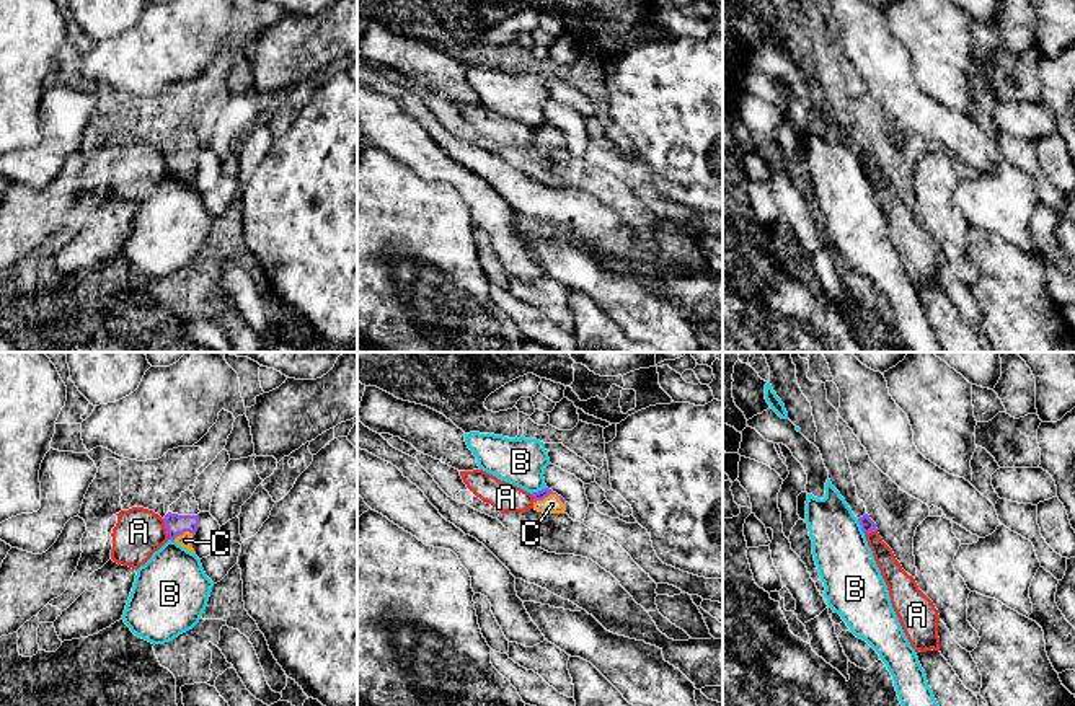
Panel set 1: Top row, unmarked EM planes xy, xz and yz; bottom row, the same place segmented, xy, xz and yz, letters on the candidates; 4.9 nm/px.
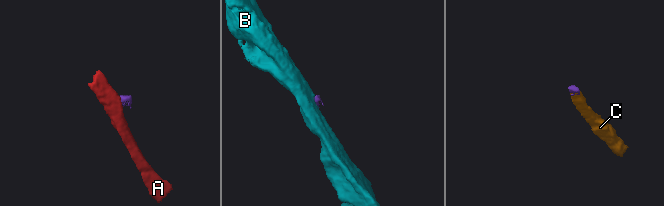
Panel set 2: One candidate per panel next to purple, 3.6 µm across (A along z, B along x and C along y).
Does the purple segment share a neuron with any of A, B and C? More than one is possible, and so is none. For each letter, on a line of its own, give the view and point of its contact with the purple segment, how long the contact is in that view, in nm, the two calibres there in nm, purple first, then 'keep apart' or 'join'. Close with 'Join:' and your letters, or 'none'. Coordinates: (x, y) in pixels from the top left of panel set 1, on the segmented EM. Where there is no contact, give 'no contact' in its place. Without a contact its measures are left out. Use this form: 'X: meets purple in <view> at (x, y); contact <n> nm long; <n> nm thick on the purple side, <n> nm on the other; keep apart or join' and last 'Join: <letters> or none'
A: meets purple in xy at (167, 529); contact 110 nm long; 100 nm thick on the purple side, 240 nm on the other; keep apart
B: meets purple in yz at (862, 527); contact 90 nm long; 70 nm thick on the purple side, 280 nm on the other; keep apart
C: meets purple in xy at (183, 532); contact 110 nm long; 100 nm thick on the purple side, 60 nm on the other; join
Join: C

